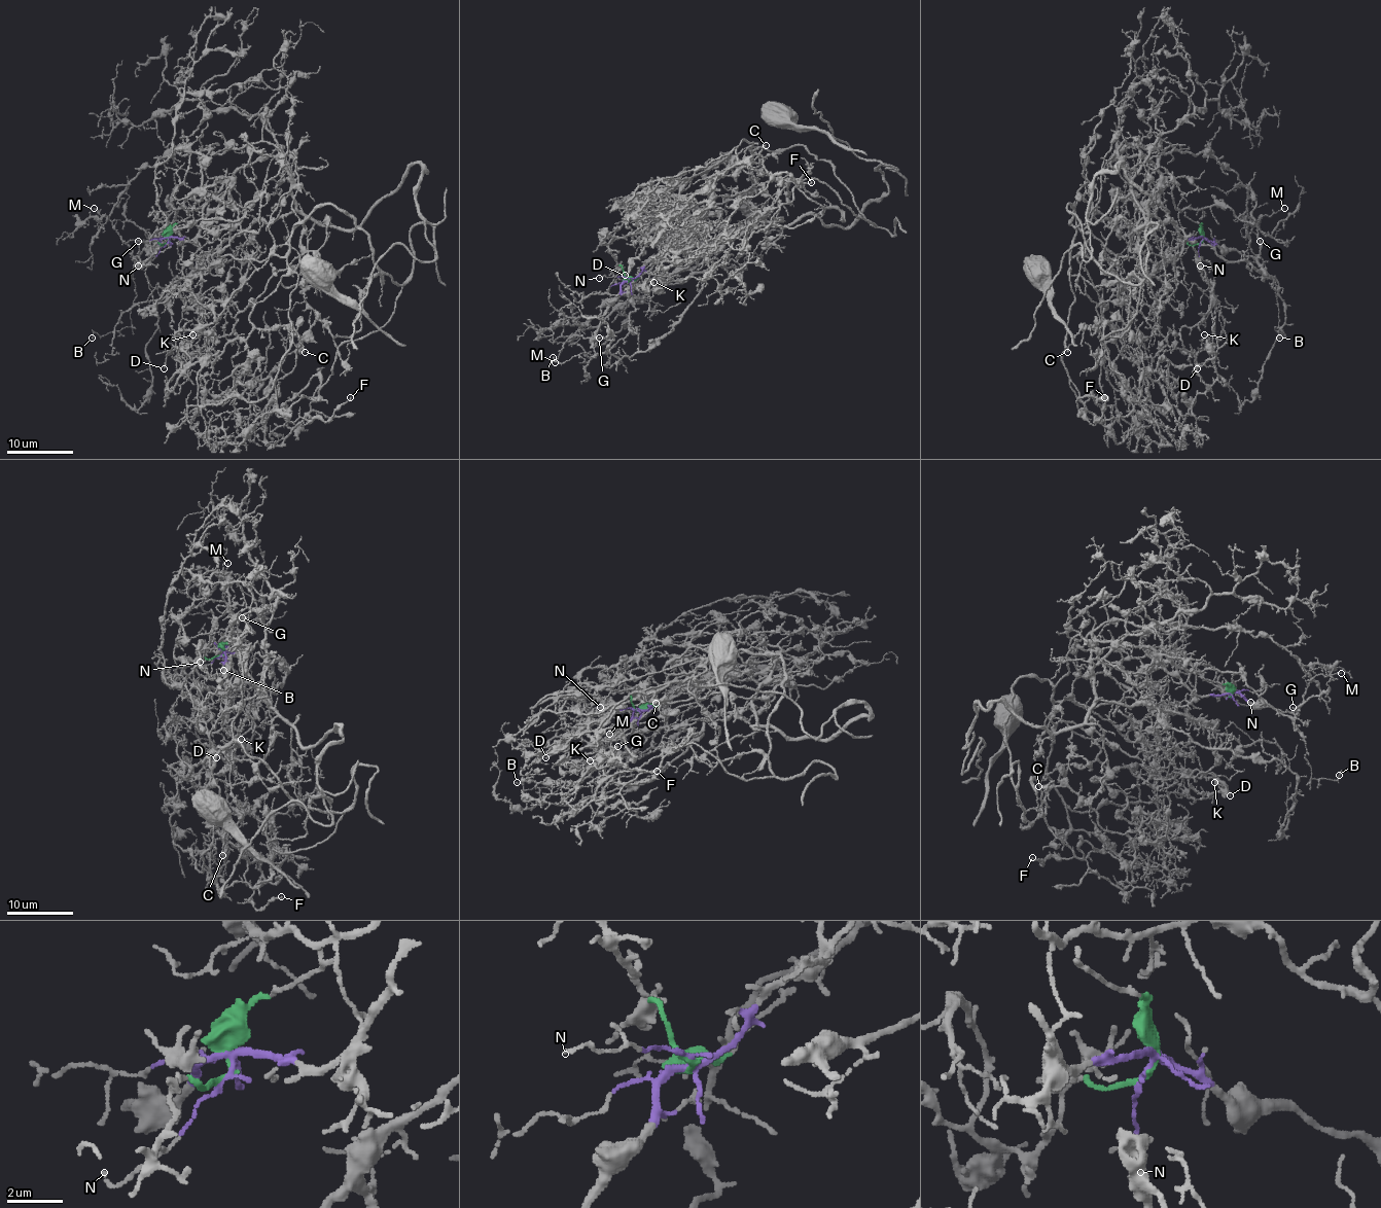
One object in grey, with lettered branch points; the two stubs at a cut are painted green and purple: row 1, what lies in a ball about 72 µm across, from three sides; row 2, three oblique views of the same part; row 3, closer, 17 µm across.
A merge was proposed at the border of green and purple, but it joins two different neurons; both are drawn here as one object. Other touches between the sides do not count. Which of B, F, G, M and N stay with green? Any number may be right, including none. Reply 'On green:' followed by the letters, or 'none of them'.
On green: F

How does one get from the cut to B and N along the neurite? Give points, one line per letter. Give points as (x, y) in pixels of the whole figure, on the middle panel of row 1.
B: (629, 280), (595, 332), (593, 349), (598, 354), (591, 357), (582, 352), (563, 362), (554, 357)
N: (629, 280), (614, 275), (599, 278)

